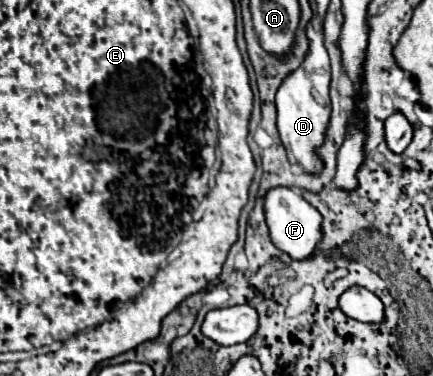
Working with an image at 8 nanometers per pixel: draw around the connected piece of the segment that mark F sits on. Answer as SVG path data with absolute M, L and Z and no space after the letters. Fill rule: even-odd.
M292 188L268 190L264 212L266 212L268 228L270 228L270 238L276 248L286 252L294 260L312 258L322 238L322 214L310 202L306 202L300 192L294 192Z

